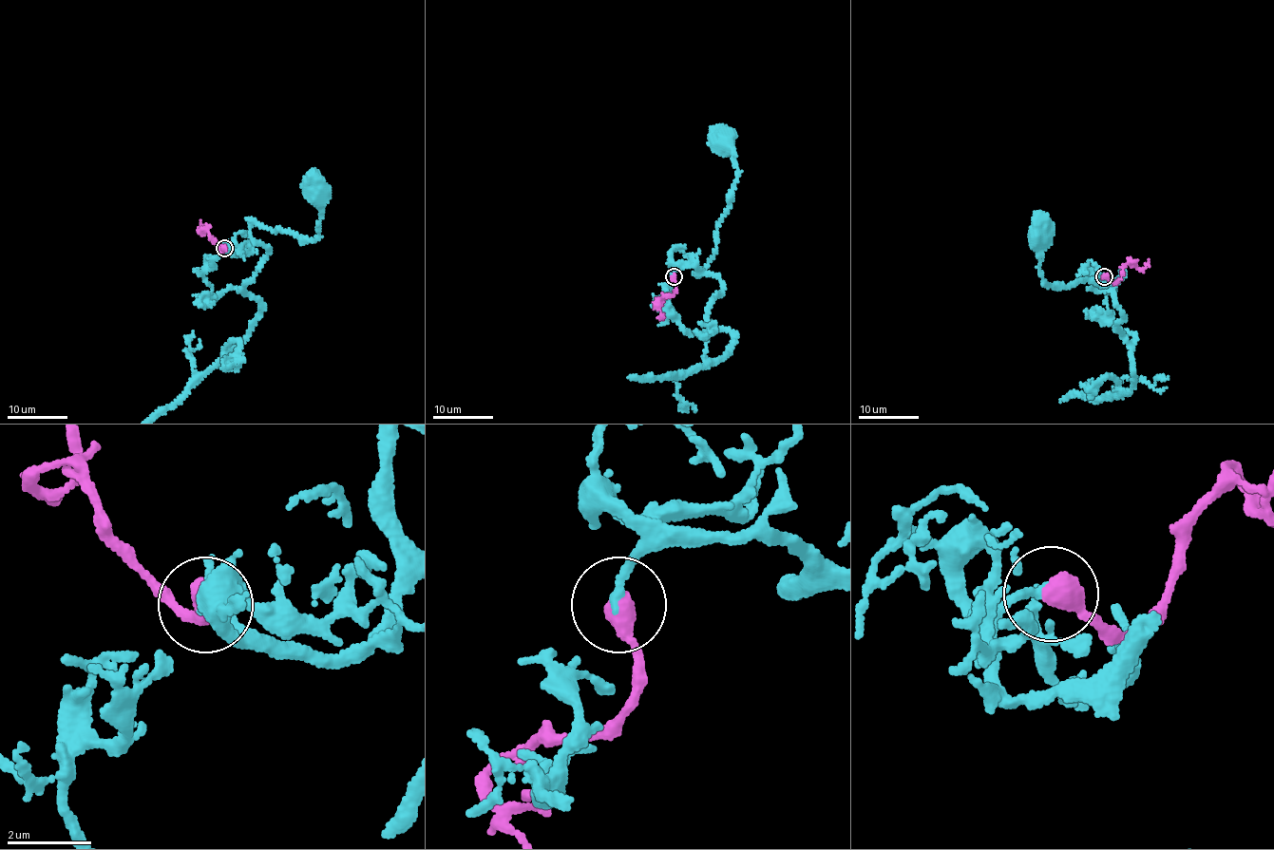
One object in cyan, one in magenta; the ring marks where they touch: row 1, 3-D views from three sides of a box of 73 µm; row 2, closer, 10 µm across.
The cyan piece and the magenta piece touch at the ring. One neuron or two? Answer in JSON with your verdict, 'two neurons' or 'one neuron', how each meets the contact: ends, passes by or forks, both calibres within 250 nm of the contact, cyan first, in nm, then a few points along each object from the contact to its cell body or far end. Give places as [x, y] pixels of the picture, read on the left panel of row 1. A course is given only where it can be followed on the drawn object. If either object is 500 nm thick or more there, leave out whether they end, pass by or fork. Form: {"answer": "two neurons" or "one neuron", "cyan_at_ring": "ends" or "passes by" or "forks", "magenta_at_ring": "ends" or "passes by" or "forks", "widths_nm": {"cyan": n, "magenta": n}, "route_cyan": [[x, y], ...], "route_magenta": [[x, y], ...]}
{"answer": "one neuron", "widths_nm": {"cyan": 190, "magenta": 600}, "route_cyan": [[225, 249], [246, 254], [254, 223], [300, 237], [303, 242], [318, 236], [321, 186], [316, 184]], "route_magenta": [[225, 249], [202, 229], [199, 233], [203, 234], [199, 219]]}

